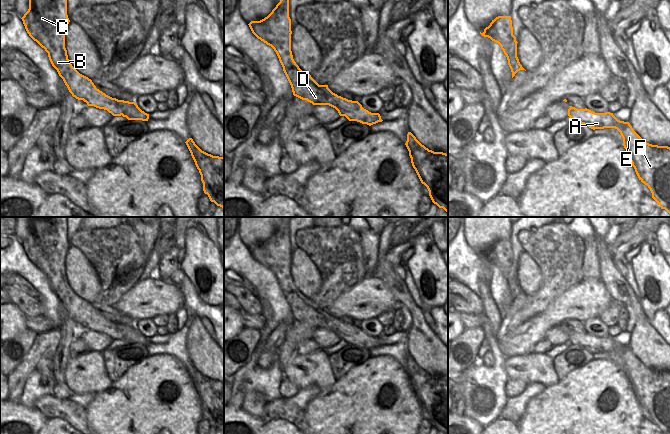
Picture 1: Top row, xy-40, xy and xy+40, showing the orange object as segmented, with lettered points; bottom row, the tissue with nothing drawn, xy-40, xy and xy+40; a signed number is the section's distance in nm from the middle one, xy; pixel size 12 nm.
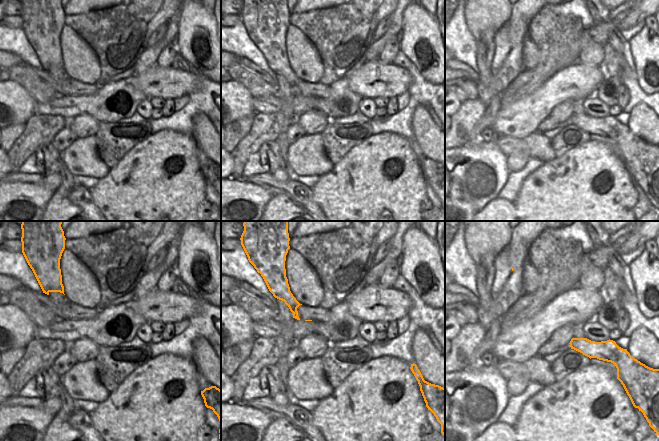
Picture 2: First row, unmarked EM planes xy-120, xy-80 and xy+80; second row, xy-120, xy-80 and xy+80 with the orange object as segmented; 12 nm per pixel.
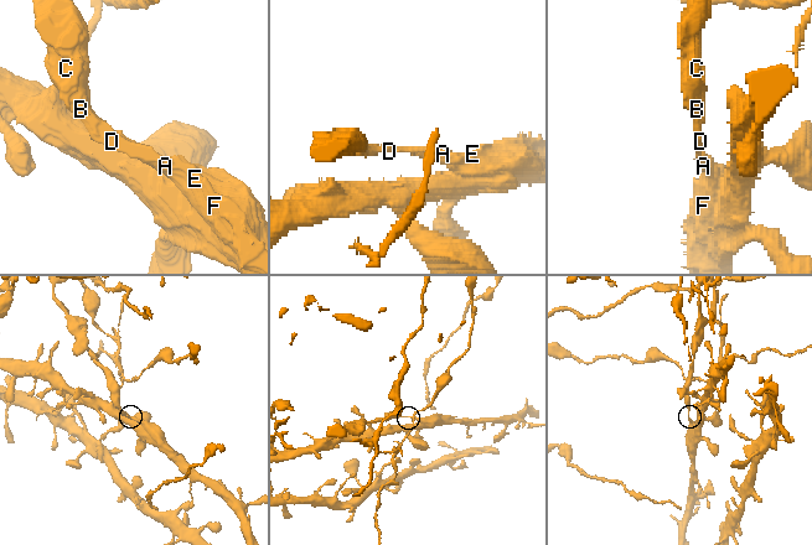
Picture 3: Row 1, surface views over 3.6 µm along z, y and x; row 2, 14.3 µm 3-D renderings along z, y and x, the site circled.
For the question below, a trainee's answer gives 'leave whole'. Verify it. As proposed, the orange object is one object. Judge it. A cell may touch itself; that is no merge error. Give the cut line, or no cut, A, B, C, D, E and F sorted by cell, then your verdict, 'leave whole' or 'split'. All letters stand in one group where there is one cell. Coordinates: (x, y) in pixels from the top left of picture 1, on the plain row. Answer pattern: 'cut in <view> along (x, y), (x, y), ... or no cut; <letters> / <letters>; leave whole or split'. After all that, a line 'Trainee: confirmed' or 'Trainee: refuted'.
cut in xy along (359, 327), (355, 332), (347, 331), (344, 339); A E F / B C D; split
Trainee: refuted

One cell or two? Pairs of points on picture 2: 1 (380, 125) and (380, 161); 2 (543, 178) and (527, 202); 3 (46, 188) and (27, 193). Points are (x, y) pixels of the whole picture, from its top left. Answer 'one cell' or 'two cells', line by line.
1: two cells
2: one cell
3: one cell

